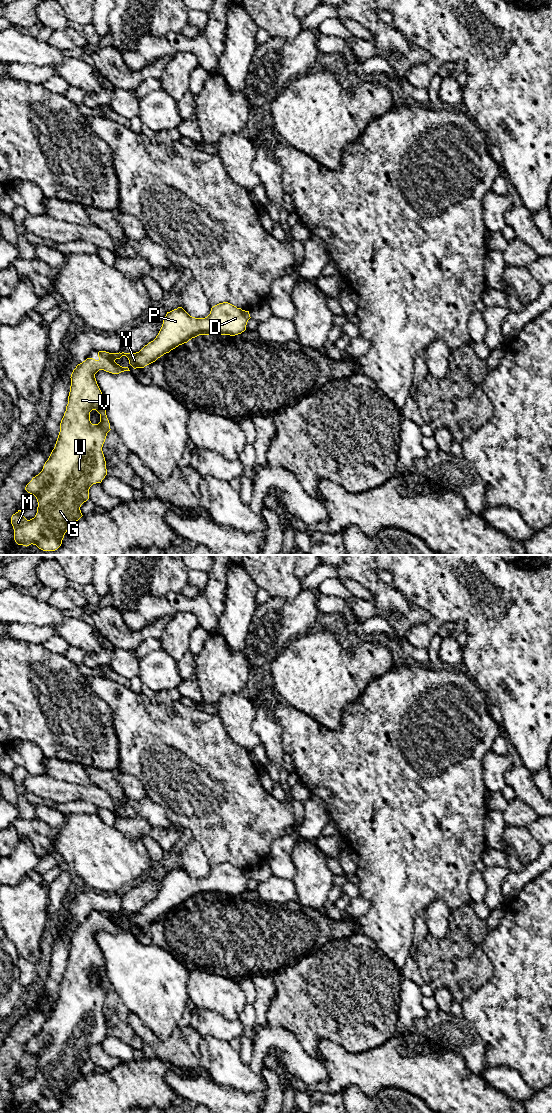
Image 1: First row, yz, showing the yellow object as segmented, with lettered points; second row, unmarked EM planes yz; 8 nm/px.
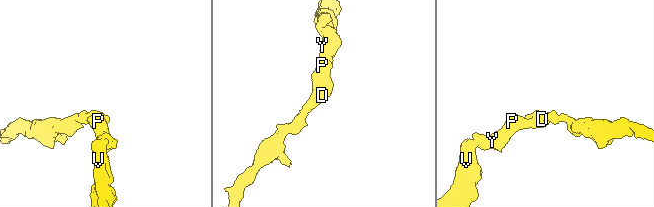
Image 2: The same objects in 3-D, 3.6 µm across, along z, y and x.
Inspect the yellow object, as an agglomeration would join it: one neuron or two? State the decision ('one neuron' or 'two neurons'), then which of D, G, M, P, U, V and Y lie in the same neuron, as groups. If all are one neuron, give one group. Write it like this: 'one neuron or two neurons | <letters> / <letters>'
one neuron | D G M P U V Y

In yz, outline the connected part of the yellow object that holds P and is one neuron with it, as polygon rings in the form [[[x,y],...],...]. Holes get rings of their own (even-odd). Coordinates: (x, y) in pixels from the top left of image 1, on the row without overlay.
[[[223,862],[211,868],[210,874],[205,878],[190,876],[182,867],[167,872],[162,887],[156,898],[136,913],[109,913],[98,912],[98,920],[87,918],[78,924],[71,934],[71,946],[66,971],[60,983],[60,992],[48,1020],[42,1031],[32,1038],[25,1050],[34,1055],[38,1062],[37,1073],[34,1078],[27,1080],[21,1070],[11,1077],[14,1089],[14,1100],[18,1105],[36,1105],[43,1111],[57,1110],[65,1093],[83,1075],[81,1065],[89,1059],[89,1049],[93,1044],[101,1043],[107,1035],[106,1021],[102,1011],[107,993],[111,990],[106,975],[104,956],[97,944],[95,934],[104,930],[112,934],[130,931],[115,922],[126,916],[129,924],[134,928],[144,928],[155,922],[158,918],[179,905],[187,903],[199,895],[230,895],[235,896],[246,890],[250,879],[249,871]],[[96,970],[100,974],[100,982],[92,984],[90,972]]]

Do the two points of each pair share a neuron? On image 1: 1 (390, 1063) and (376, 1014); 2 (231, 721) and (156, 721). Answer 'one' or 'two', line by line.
1: two
2: two

